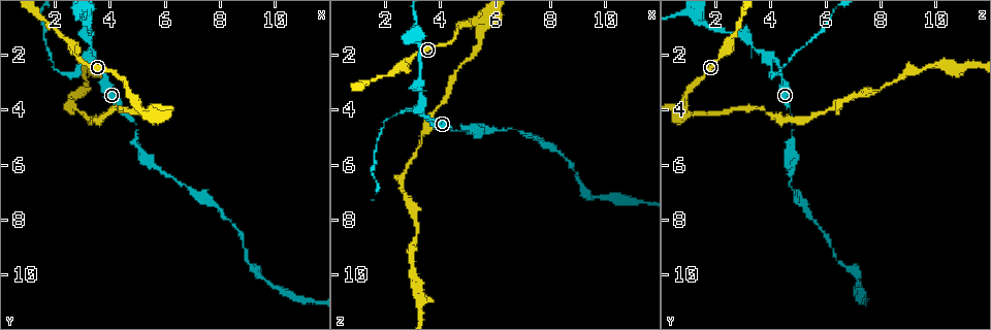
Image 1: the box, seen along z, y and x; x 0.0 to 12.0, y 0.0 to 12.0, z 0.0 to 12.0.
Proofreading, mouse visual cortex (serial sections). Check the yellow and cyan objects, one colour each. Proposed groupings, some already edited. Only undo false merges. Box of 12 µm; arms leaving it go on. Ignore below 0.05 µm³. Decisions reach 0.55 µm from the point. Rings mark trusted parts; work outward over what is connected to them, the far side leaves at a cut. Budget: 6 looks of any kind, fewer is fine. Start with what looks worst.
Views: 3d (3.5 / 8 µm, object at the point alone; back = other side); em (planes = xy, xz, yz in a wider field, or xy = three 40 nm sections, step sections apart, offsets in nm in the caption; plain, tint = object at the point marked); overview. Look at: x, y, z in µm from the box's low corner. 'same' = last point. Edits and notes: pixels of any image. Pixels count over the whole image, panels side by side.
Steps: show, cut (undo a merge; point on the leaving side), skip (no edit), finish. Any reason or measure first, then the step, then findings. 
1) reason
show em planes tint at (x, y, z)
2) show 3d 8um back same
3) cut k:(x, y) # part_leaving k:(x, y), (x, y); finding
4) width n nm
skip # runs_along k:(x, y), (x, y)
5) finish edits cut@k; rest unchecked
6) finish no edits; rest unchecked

two arms at a narrow angle
show 3d 8um back at (5.4, 4.2, 0.9)

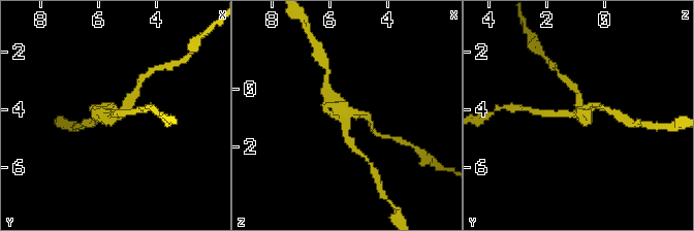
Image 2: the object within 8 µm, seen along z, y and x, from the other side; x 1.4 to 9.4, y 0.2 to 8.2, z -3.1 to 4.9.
closer look
show 3d 3.5um at (5.3, 4.2, 0.9)

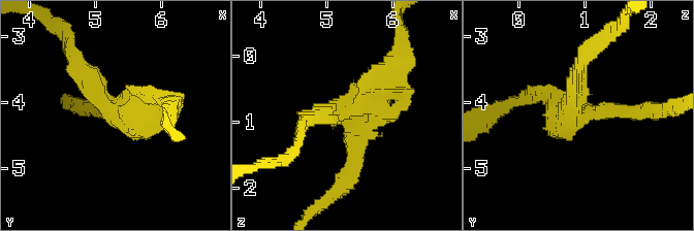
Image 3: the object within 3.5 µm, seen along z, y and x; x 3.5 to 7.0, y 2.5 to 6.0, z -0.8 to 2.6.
skip # runs_along 3:(584, 61), (575, 116), (641, 111); all the same cell

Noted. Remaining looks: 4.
abrupt turn
show 3d 3.5um at (3.3, 2.1, 4.1)

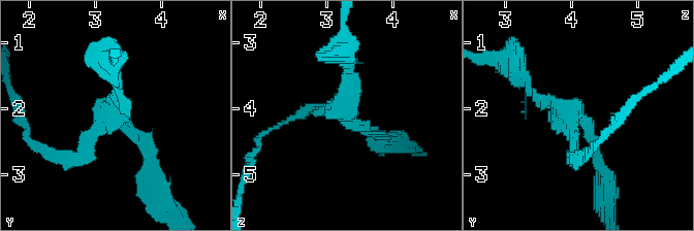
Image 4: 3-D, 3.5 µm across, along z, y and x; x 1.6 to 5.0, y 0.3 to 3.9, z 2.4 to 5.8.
arms 3; arm_widths 150, 150, 150 nm; now the EM
show em xy step 3 tint at (3.25, 2.00, 4.05)

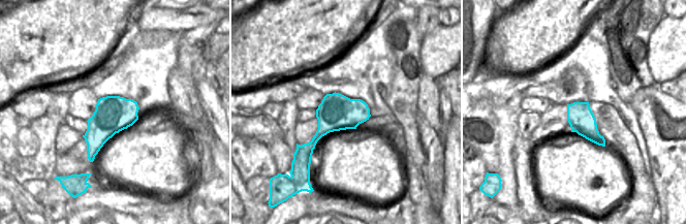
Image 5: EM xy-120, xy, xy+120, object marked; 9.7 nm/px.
cut it another way
show em planes tint same

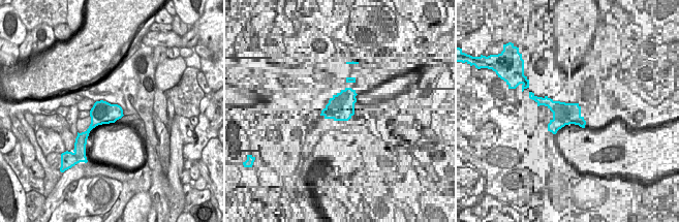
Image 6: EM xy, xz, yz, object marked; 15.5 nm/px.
width 360 nm
skip # runs_along 4:(599, 162), (578, 111), (517, 79); one cell here

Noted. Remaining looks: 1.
finish no edits; rest unchecked

